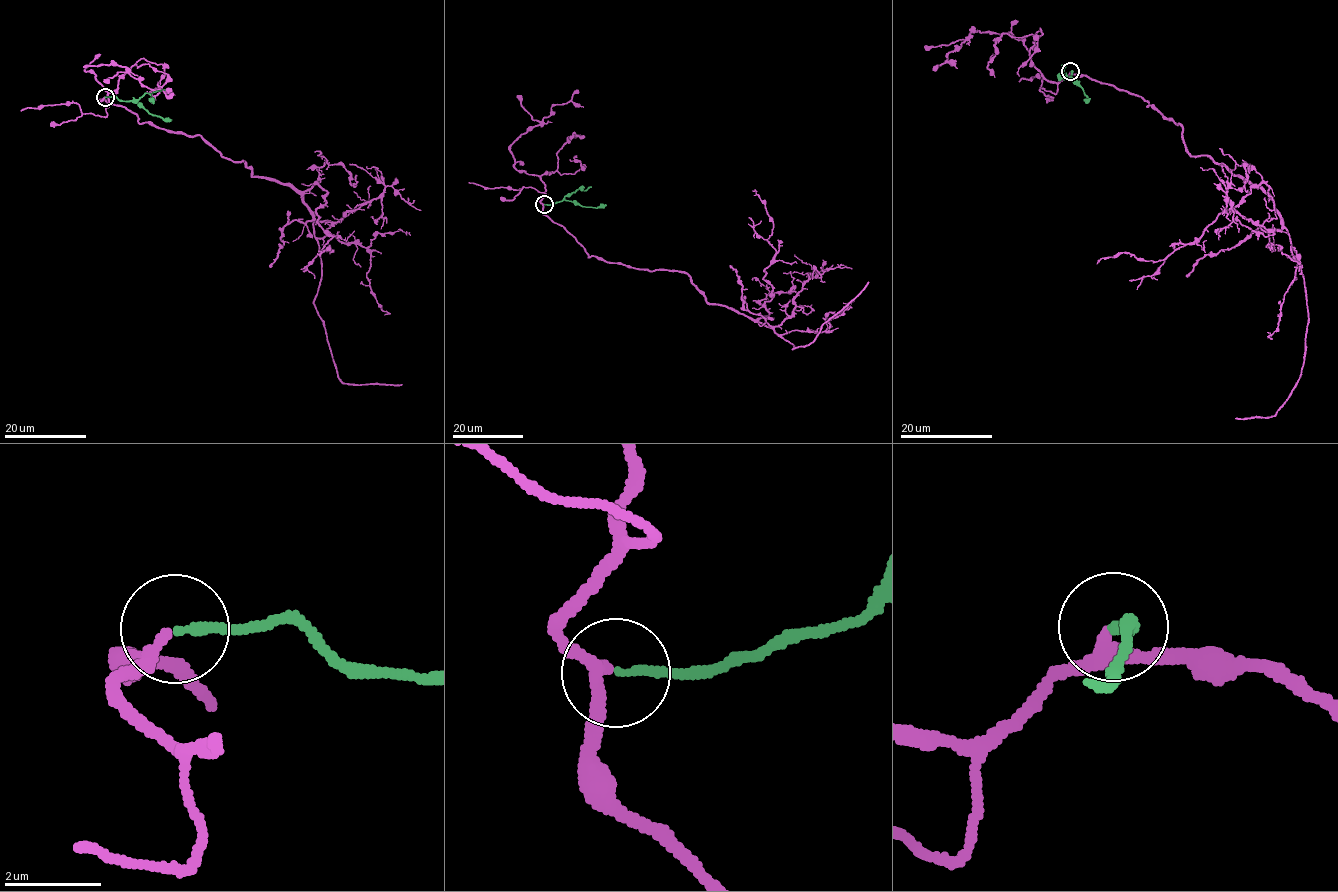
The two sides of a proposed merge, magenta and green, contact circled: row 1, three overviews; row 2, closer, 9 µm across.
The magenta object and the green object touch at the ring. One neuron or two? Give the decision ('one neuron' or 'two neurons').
one neuron

